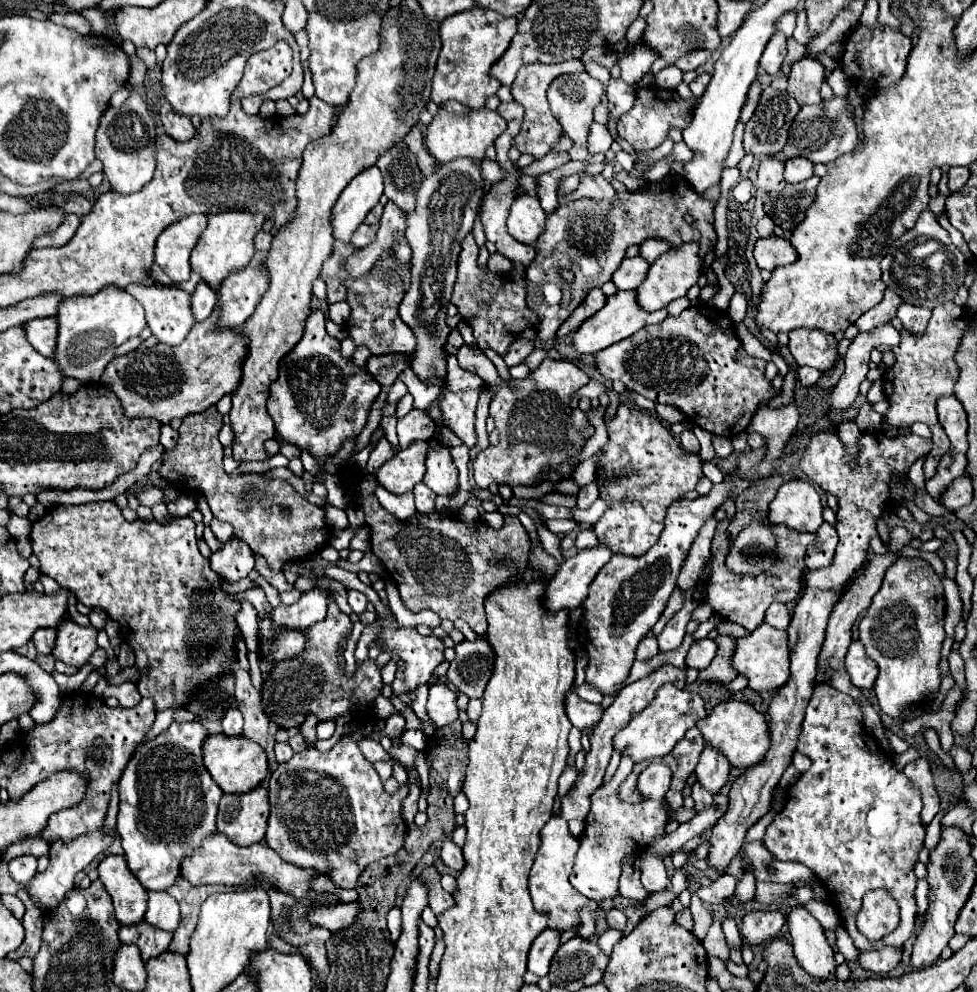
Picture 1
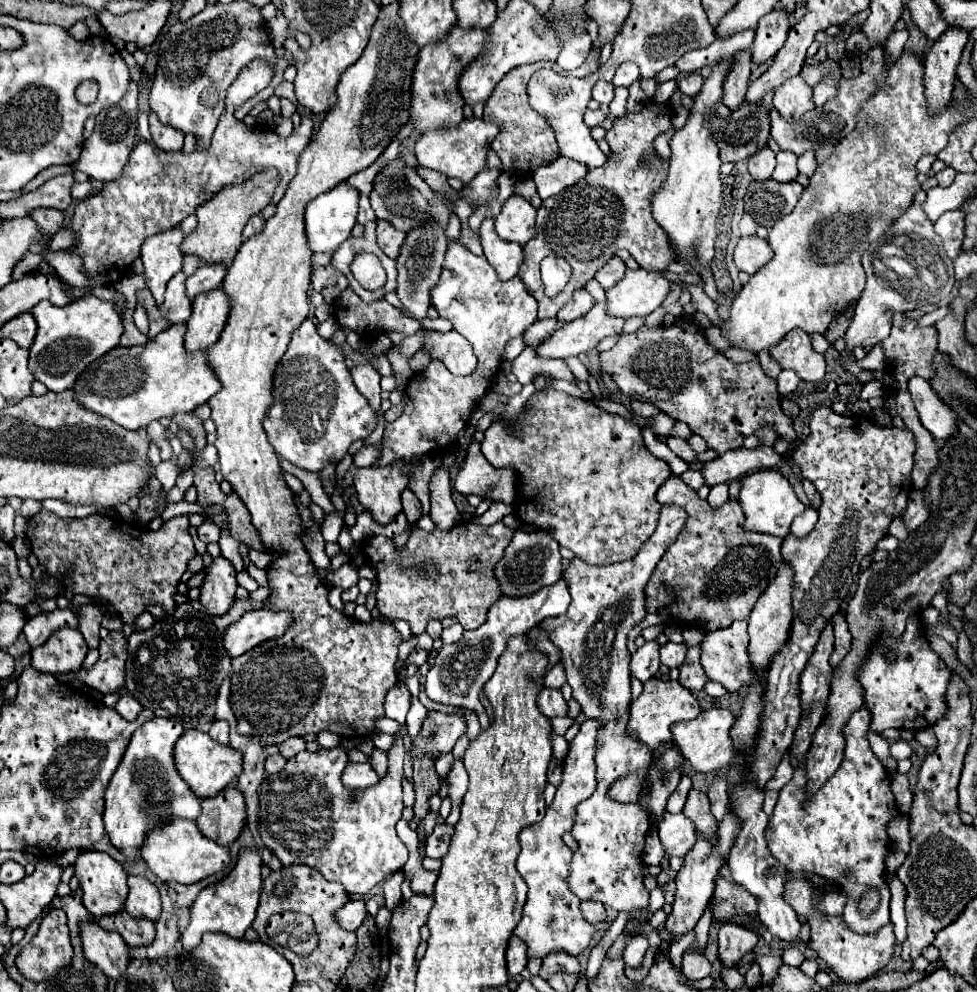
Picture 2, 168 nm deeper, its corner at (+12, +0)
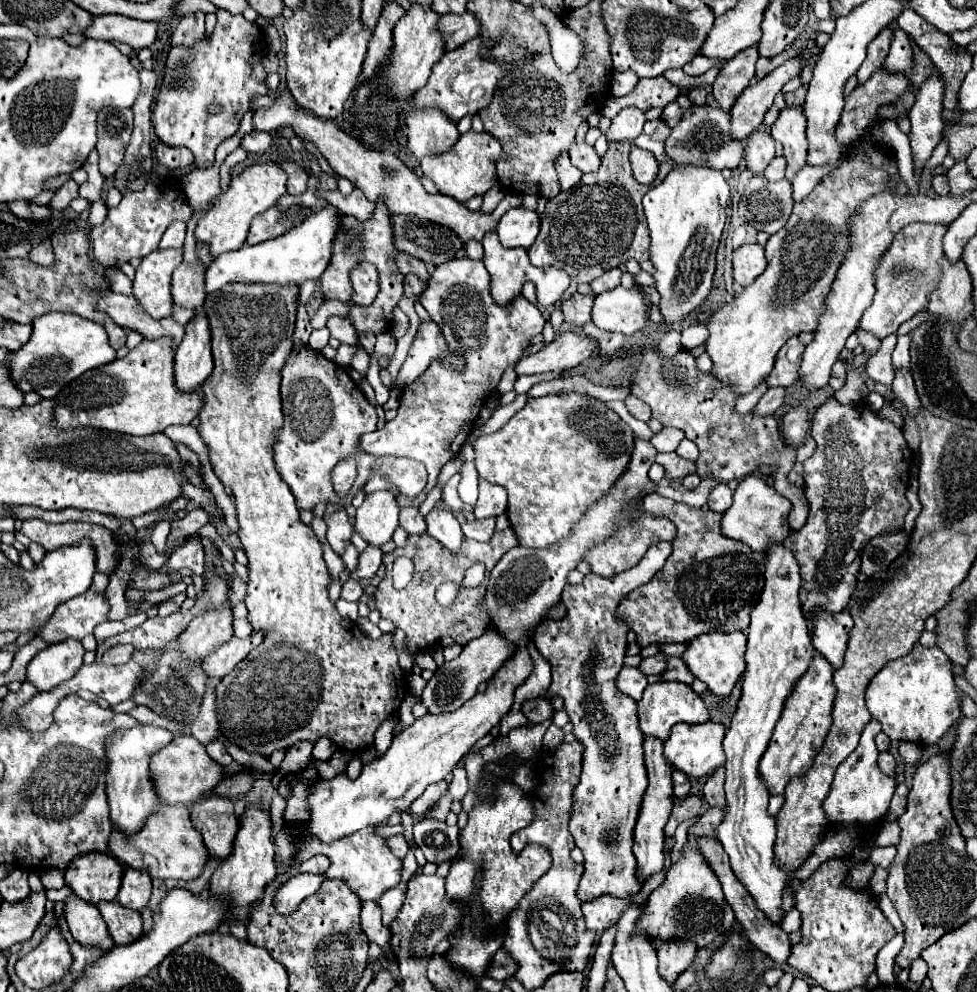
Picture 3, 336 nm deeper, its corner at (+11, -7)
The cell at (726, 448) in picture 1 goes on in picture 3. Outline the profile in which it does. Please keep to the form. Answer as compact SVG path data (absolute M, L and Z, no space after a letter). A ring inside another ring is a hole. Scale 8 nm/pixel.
M682 439L682 443L680 443L680 447L676 449L676 453L678 453L680 457L692 459L692 461L698 459L698 447L696 447L696 443L692 443L690 439Z

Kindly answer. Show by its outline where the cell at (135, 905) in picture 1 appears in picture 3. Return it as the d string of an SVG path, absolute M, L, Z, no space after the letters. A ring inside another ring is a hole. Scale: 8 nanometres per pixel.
M94 851L74 857L64 871L64 879L76 897L98 905L100 901L116 901L122 873L122 865L112 855Z

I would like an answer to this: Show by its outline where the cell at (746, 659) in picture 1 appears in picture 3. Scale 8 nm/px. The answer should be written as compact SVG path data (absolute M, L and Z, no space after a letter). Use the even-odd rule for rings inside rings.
M704 633L696 639L692 639L692 643L688 645L686 653L682 655L682 659L686 661L688 669L694 673L696 679L704 681L708 685L708 689L714 695L726 697L732 693L736 681L742 677L744 673L744 651L746 651L746 635L744 633Z

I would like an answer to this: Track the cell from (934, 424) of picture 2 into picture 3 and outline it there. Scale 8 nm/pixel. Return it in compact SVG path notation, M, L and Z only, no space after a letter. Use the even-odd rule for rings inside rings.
M902 369L896 373L894 377L894 383L892 383L892 391L896 395L896 399L900 399L908 411L920 411L922 405L920 405L920 399L918 399L918 393L916 393L916 387L914 387L914 379L910 375L910 371Z

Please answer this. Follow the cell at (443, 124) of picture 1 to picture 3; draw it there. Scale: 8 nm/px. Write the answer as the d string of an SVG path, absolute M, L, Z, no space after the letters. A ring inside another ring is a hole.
M468 131L468 133L460 135L460 139L456 141L456 145L450 151L446 151L442 155L422 157L420 167L422 167L422 173L436 183L440 193L450 195L456 201L464 203L474 195L484 195L488 189L492 189L496 185L496 159L500 157L500 151L502 151L502 147L500 147L498 139L494 139L494 135Z

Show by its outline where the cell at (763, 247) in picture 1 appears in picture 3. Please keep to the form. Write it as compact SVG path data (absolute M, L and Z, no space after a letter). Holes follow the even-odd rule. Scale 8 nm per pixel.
M756 243L754 245L742 245L740 249L734 251L732 265L734 265L734 281L740 283L742 287L750 285L766 269L764 247L756 245Z

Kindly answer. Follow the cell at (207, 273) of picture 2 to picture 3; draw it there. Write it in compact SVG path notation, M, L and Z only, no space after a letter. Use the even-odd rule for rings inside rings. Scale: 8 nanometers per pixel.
M326 205L308 215L298 227L290 229L286 235L280 235L278 239L268 239L266 243L258 245L244 245L238 251L230 251L216 257L206 269L206 279L204 279L206 293L214 293L232 281L302 285L306 279L320 279L324 267L328 267L330 263L332 243L334 235L338 233L340 215L342 213L334 205Z

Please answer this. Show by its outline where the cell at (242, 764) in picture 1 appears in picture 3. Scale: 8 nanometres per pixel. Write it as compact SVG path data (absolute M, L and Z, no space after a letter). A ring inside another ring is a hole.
M182 735L182 737L174 737L164 749L154 753L154 757L150 761L150 775L152 775L152 781L156 785L156 793L162 799L162 803L188 805L188 803L194 803L200 797L208 795L216 787L216 783L222 781L224 769L218 767L208 757L204 745L196 737Z

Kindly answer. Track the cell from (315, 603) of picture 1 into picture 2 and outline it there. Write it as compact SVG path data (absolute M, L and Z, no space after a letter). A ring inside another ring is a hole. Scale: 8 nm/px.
M253 610L241 616L239 622L231 624L223 632L223 648L227 656L235 658L257 644L277 638L293 624L293 616L289 612L269 612L269 610Z

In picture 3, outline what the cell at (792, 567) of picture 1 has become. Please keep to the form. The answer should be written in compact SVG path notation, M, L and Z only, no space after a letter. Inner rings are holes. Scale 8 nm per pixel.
M646 495L642 509L656 517L668 517L676 525L676 539L662 571L646 587L628 593L616 609L618 619L638 635L638 643L642 647L650 643L688 643L710 631L744 631L764 587L764 553L754 553L748 545L722 537L722 513L676 503L662 495Z

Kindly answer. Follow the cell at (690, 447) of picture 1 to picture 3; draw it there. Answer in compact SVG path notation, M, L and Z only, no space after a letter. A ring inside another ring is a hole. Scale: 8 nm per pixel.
M658 453L656 463L666 469L666 477L682 479L690 473L696 473L696 463L690 459L682 459L678 453Z

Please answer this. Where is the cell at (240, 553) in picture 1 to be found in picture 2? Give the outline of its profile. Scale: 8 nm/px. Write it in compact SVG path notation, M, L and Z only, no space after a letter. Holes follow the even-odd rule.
M217 558L209 568L205 568L205 580L201 586L199 602L203 612L211 616L223 616L235 602L235 568L225 558Z

